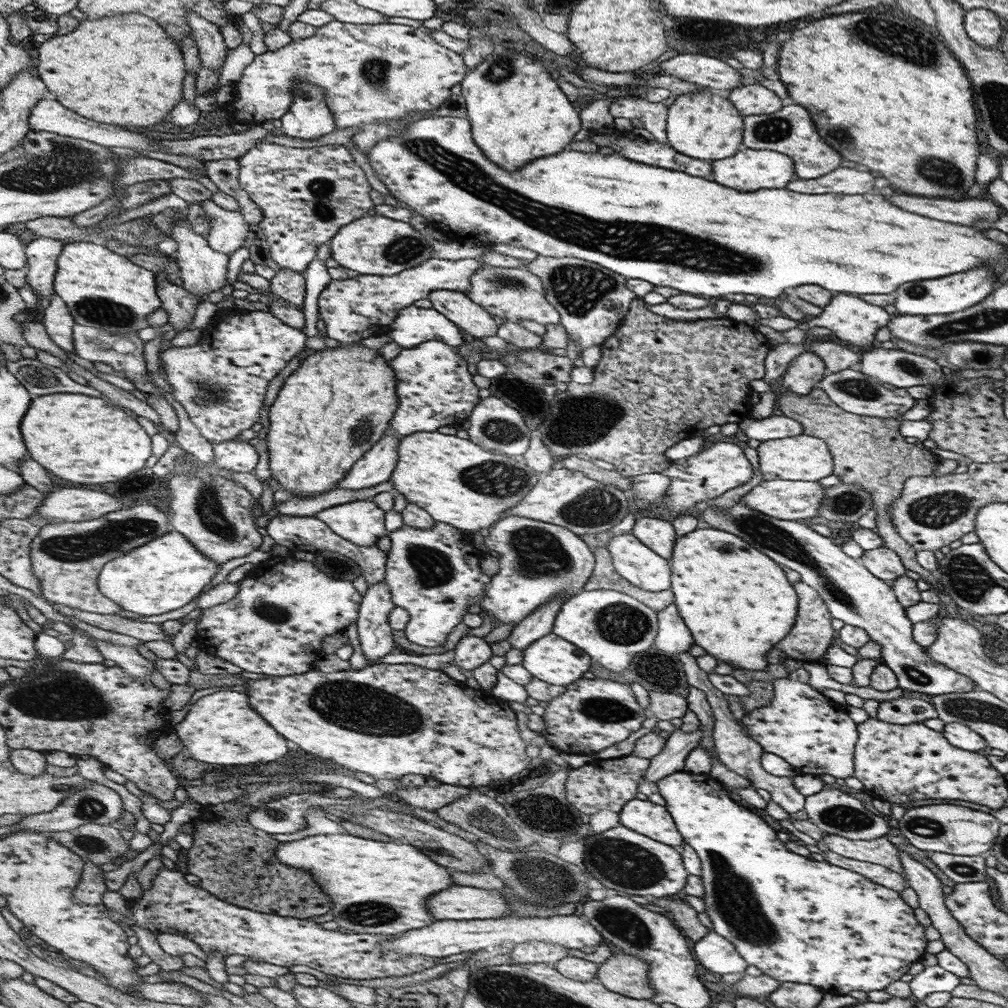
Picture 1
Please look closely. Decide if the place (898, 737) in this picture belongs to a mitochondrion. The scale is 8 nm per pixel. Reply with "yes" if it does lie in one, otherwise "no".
no

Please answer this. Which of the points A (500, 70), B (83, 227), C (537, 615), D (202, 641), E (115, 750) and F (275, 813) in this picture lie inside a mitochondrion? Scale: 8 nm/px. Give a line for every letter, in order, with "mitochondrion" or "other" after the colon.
A: mitochondrion
B: other
C: other
D: other
E: other
F: other

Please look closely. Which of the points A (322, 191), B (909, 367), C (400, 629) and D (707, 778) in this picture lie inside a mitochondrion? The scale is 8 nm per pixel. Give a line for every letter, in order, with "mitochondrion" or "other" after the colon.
A: mitochondrion
B: mitochondrion
C: other
D: other

